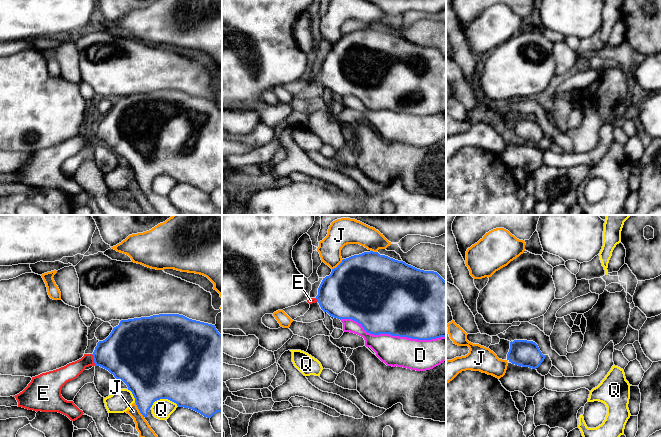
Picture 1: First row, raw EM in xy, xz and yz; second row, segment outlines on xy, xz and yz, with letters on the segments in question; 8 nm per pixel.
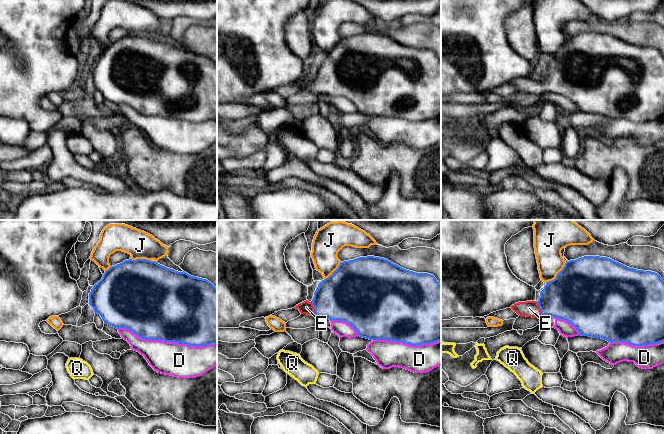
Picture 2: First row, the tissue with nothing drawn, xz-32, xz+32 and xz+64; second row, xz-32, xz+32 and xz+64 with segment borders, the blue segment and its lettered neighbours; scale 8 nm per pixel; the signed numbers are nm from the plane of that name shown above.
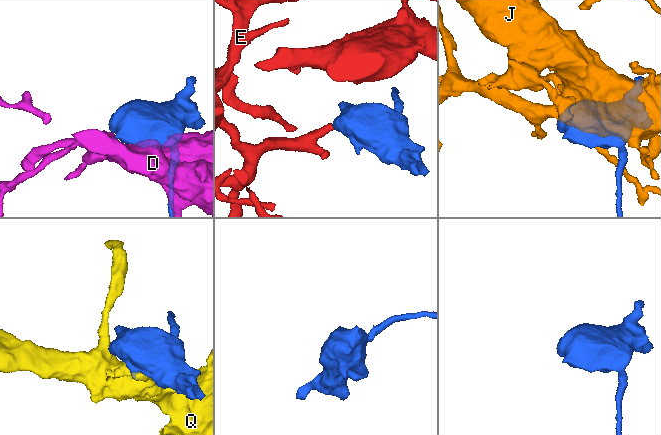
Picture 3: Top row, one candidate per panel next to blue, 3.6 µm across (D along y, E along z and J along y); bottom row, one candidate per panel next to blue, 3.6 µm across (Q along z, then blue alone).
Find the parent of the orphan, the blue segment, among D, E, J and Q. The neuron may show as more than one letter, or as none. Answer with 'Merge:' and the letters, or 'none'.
Merge: E

